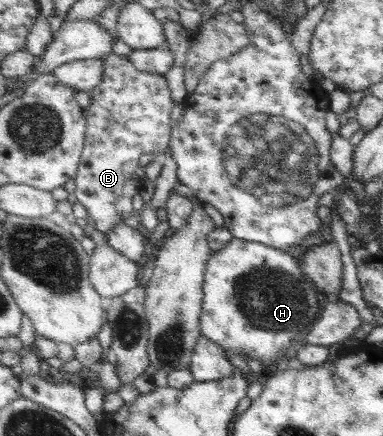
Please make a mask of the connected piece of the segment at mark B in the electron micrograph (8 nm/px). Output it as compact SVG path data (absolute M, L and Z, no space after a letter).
M111 52L106 55L104 82L89 91L93 97L93 103L86 108L88 118L87 144L83 154L83 162L80 165L79 175L75 178L78 200L88 211L88 218L95 225L95 229L107 236L116 226L123 224L124 218L139 218L134 208L134 198L140 193L138 179L140 160L144 154L163 154L171 148L173 129L178 116L178 108L174 106L172 90L168 86L165 75L152 74L140 70L127 56Z

